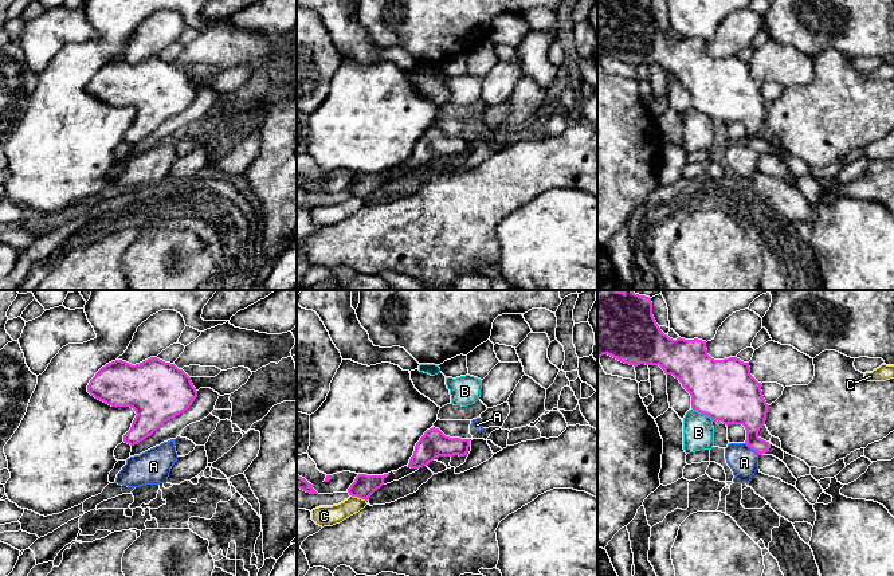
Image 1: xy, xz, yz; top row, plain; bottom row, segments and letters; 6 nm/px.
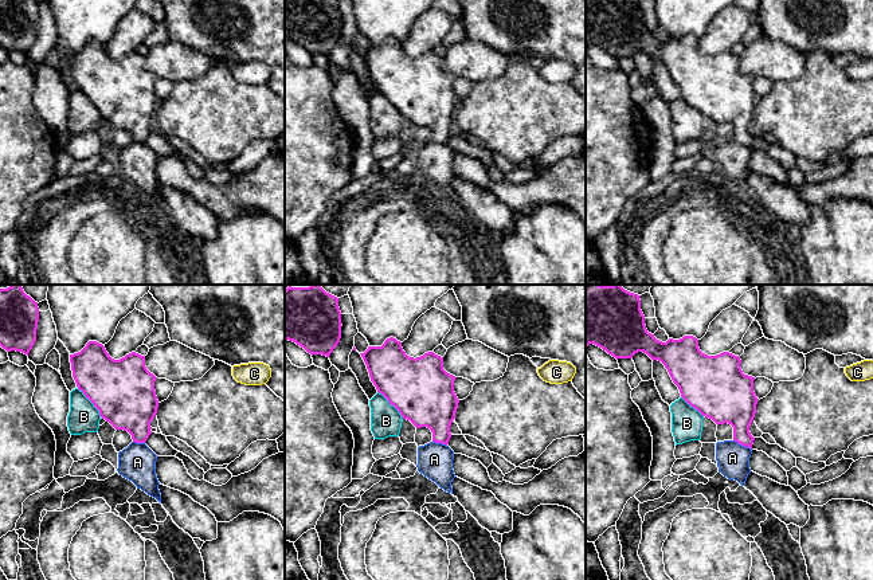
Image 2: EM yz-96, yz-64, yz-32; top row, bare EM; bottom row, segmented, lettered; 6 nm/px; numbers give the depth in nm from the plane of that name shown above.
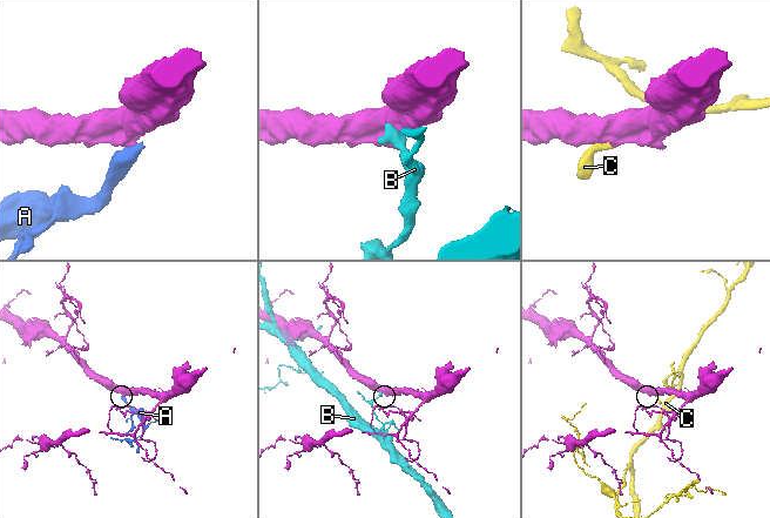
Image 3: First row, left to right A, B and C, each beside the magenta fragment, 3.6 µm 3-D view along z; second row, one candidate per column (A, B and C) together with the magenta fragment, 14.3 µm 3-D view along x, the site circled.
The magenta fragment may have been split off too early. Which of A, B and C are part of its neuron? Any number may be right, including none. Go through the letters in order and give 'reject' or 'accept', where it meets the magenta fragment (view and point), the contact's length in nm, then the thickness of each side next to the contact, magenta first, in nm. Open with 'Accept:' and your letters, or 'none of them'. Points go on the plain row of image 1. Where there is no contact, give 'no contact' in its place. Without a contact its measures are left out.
Accept: none of them
A: reject; meets magenta in yz at (752, 148); contact 120 nm long; 220 nm thick on the magenta side, 180 nm on the other
B: reject; meets magenta in yz at (702, 112); contact 160 nm long; 360 nm thick on the magenta side, 190 nm on the other
C: reject; meets magenta in xz at (359, 196); contact 100 nm long; 140 nm thick on the magenta side, 130 nm on the other

